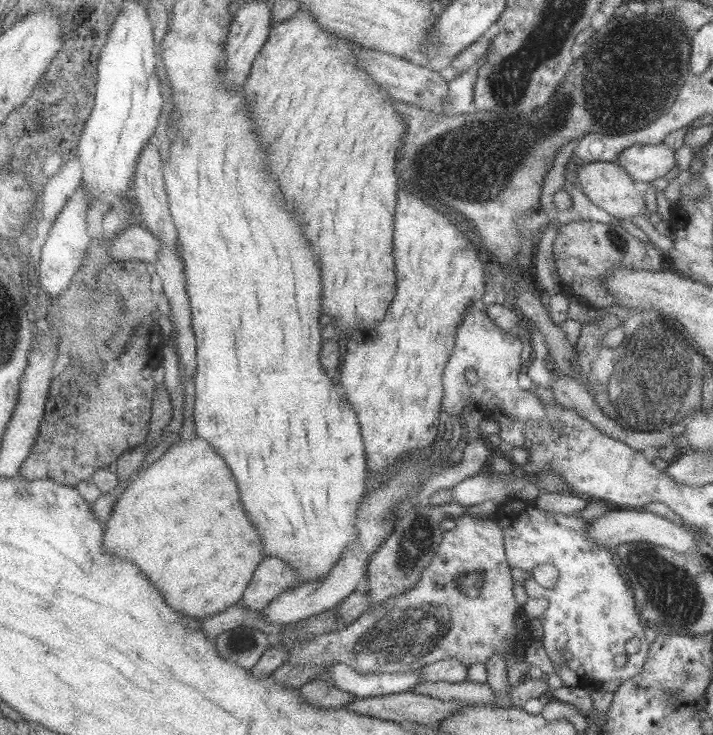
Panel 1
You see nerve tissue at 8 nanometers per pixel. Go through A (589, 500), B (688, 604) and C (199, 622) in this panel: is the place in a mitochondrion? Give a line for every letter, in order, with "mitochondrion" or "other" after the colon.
A: other
B: mitochondrion
C: other

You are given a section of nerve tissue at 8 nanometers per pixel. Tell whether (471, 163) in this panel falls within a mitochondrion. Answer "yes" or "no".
yes

